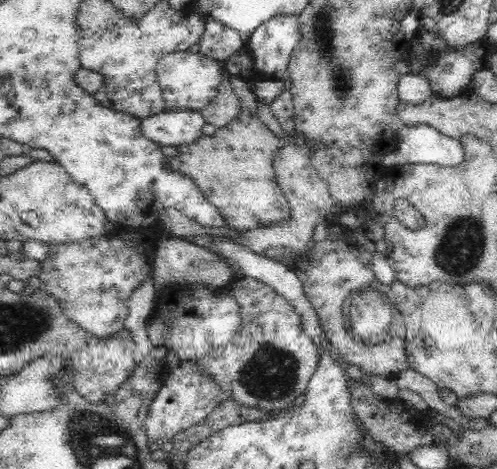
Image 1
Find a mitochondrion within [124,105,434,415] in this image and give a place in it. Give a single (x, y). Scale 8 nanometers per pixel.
(271, 374)

